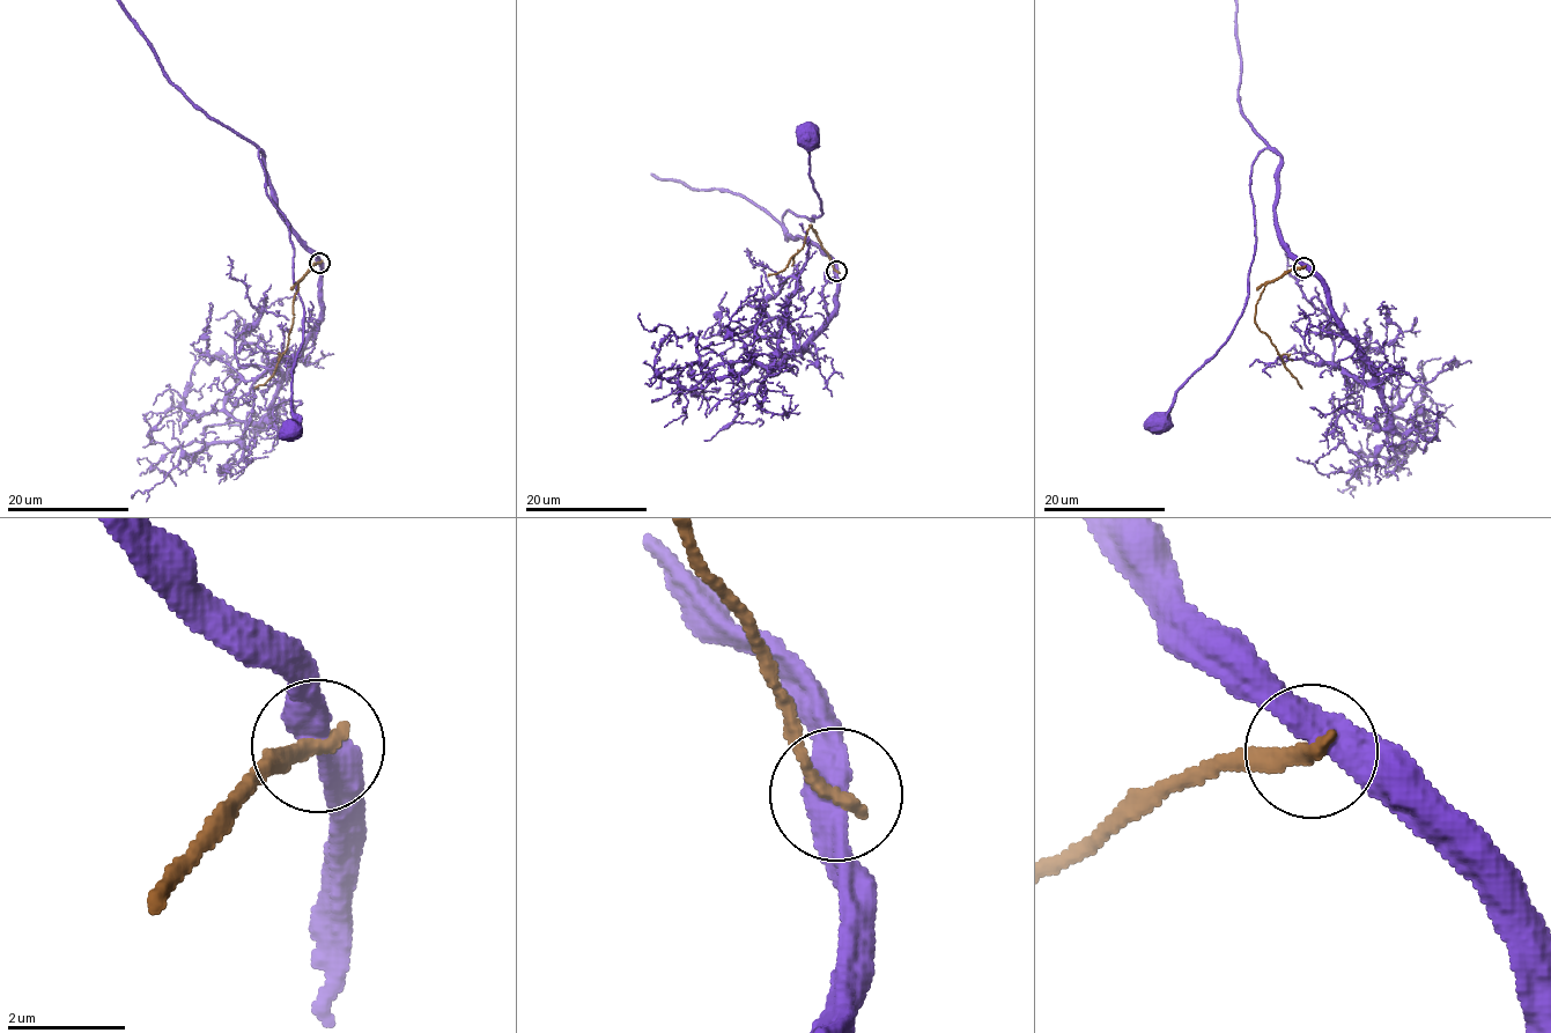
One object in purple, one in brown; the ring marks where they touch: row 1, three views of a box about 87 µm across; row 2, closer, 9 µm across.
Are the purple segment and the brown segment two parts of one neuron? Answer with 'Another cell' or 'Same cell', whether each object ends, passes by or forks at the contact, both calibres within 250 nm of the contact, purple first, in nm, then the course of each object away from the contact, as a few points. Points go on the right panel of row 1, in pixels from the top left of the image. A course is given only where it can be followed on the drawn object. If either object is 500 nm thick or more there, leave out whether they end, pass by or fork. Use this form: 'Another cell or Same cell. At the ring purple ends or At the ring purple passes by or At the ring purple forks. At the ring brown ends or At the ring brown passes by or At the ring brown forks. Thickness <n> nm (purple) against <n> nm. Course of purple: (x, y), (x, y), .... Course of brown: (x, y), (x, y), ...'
Another cell. Thickness 500 nm (purple) against 260 nm. Course of purple: (1304, 266), (1277, 228), (1279, 156), (1264, 148), (1250, 170), (1256, 230), (1243, 314), (1159, 428). Course of brown: (1304, 267), (1289, 270), (1268, 282), (1256, 305), (1254, 323), (1268, 337), (1301, 389)

